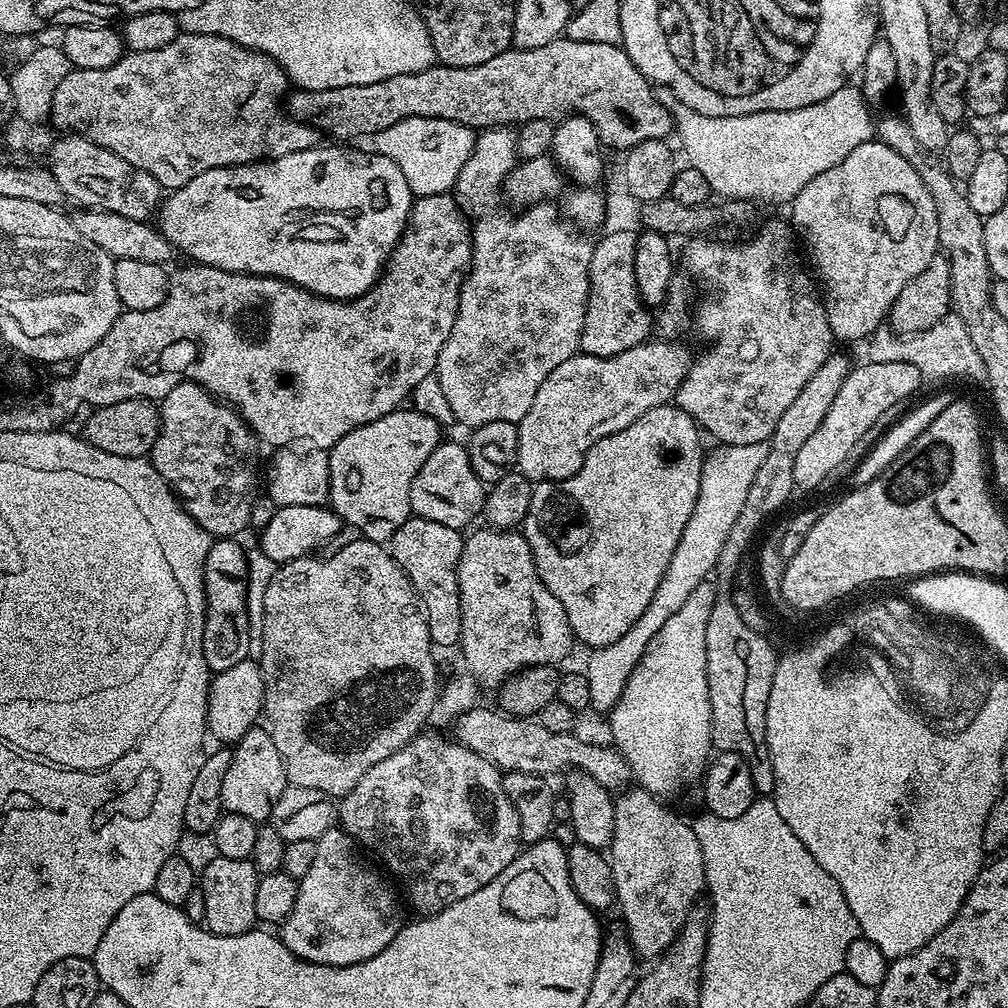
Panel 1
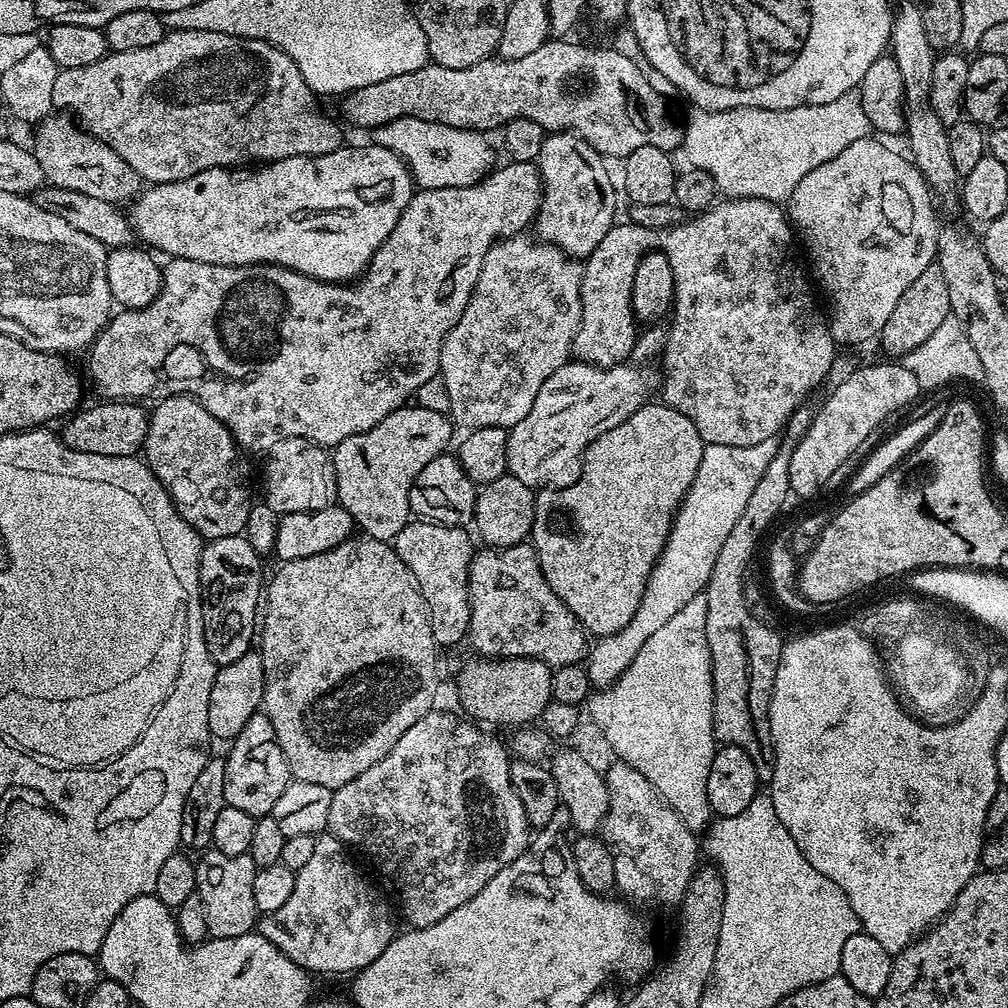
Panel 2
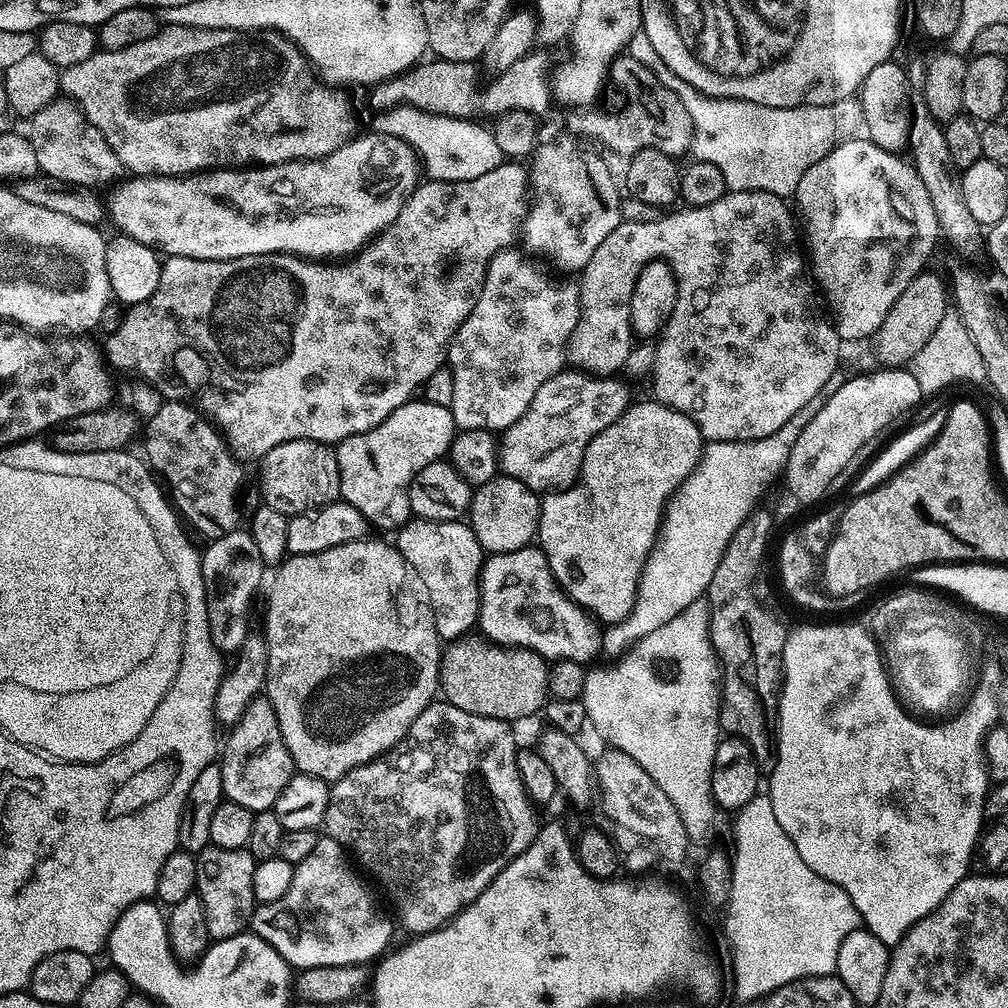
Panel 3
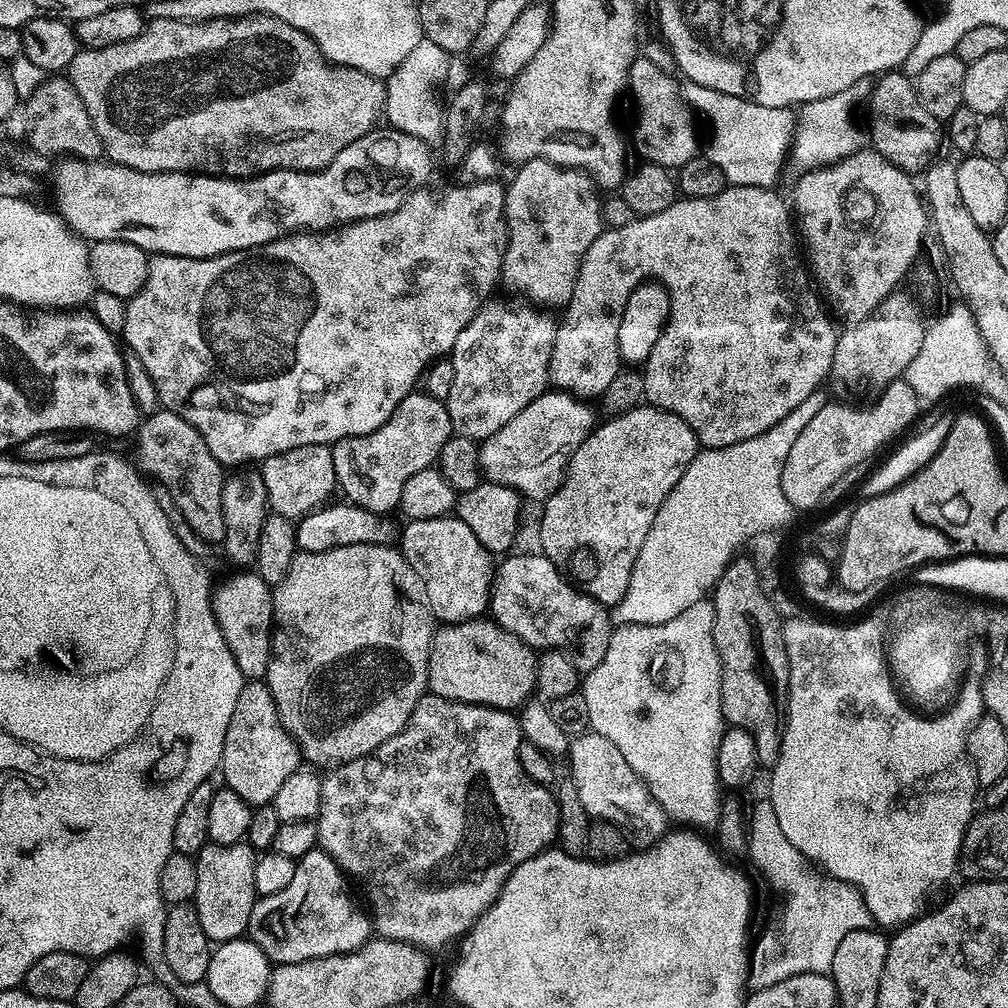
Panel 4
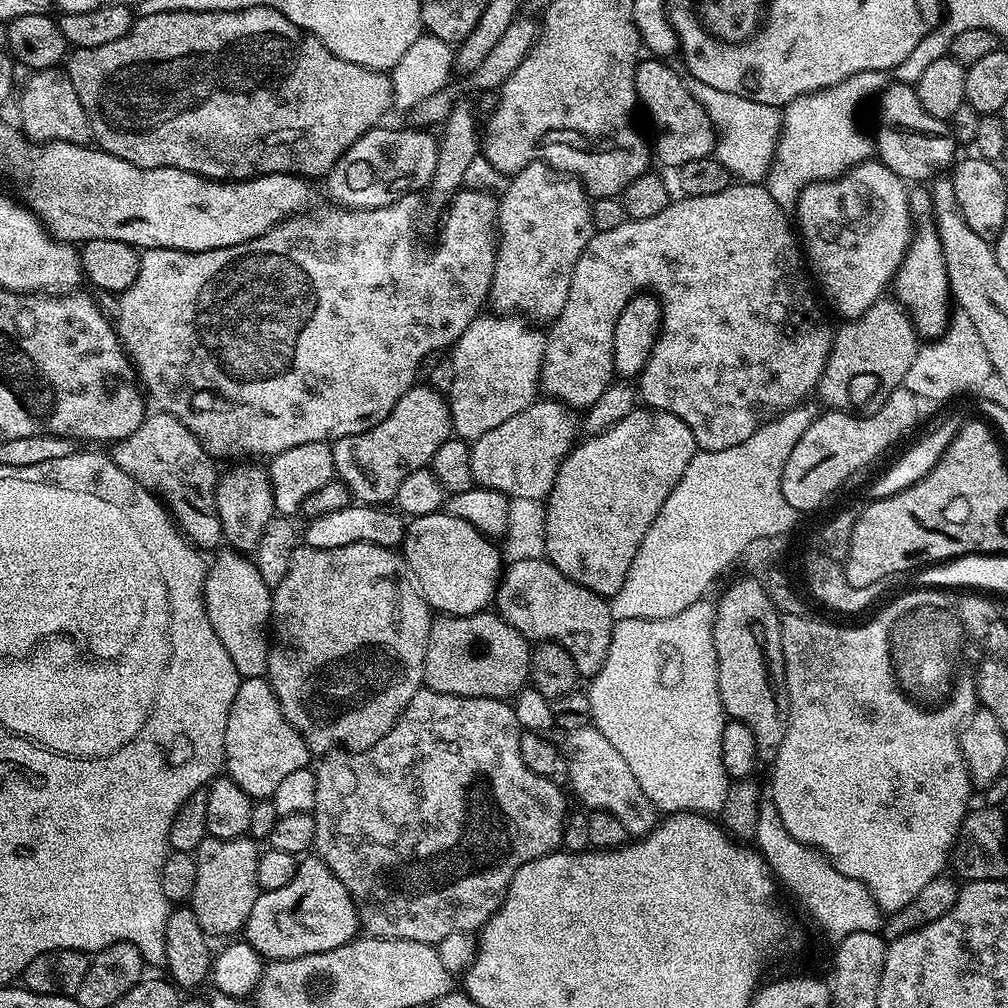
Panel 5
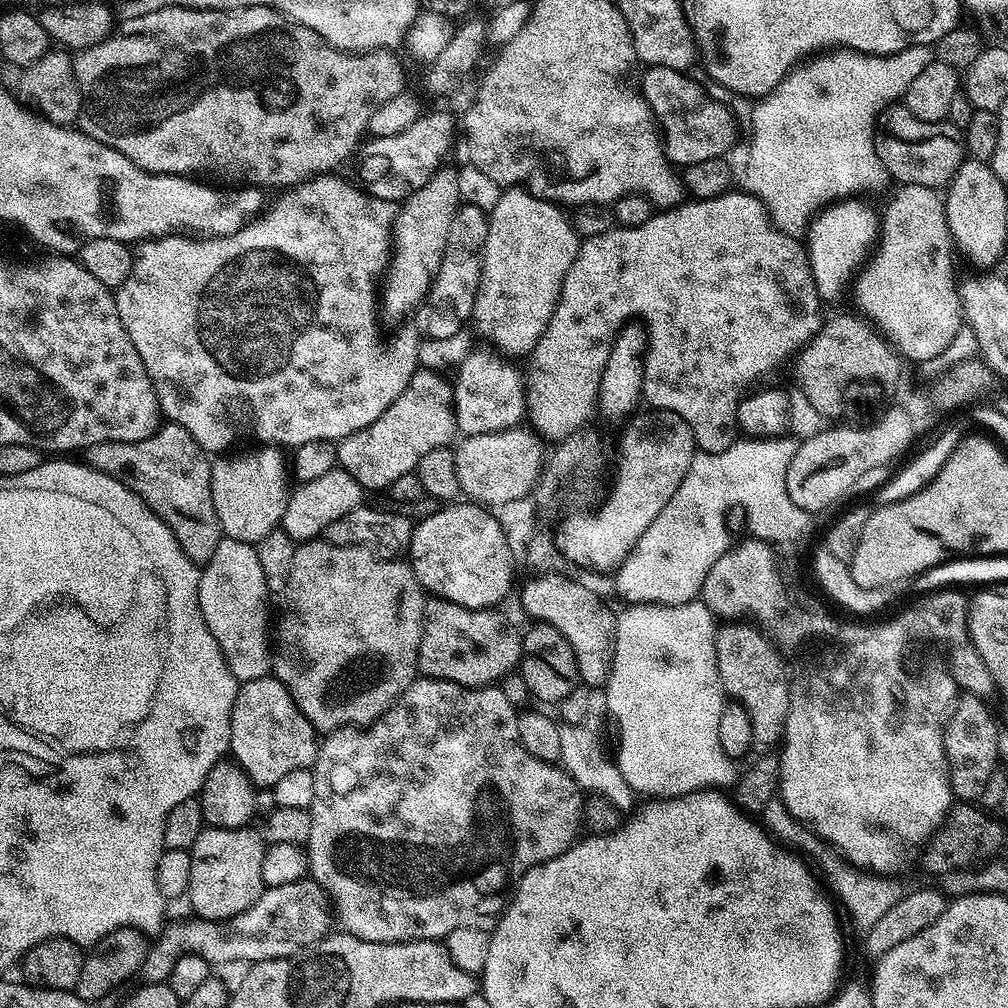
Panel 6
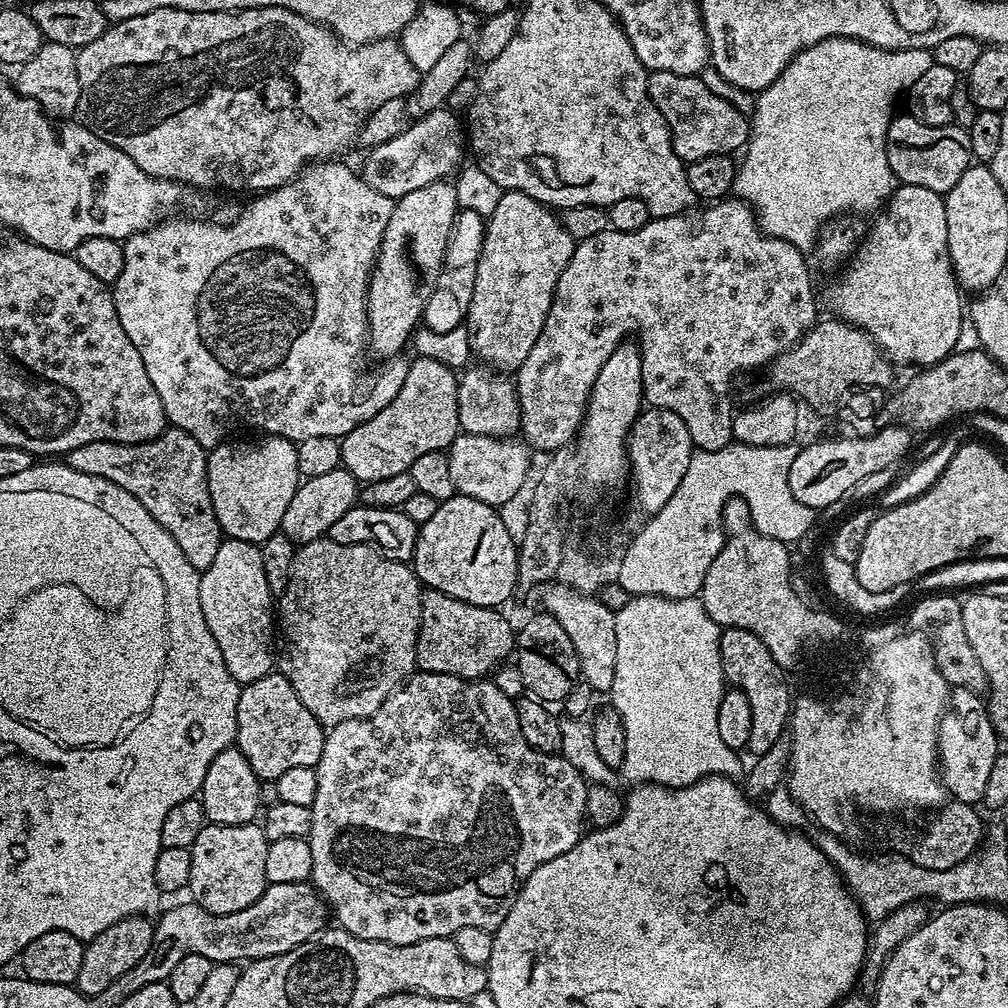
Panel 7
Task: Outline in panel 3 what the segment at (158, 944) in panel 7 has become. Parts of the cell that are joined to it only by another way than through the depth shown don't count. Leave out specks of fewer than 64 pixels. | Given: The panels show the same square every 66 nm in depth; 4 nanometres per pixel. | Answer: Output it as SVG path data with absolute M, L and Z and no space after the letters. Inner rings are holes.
M327 834L321 835L318 846L314 846L311 854L295 865L294 882L290 882L290 890L286 890L286 894L282 894L278 902L261 904L252 913L251 931L270 942L270 946L274 946L274 950L278 950L285 962L296 970L351 964L364 966L369 963L367 960L375 961L383 957L390 948L388 943L392 940L393 921L388 921L376 909L367 886L351 872L351 863L353 864L353 861L349 853L337 840Z

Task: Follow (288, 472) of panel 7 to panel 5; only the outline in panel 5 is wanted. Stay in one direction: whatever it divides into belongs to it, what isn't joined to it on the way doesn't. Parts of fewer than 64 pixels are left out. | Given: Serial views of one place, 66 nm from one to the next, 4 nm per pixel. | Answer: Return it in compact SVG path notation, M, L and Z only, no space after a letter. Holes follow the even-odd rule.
M233 463L233 468L216 481L216 505L224 535L223 543L229 549L245 554L255 553L258 538L262 538L262 530L266 530L266 522L270 522L274 514L271 478L263 467L260 469L256 464L259 463Z

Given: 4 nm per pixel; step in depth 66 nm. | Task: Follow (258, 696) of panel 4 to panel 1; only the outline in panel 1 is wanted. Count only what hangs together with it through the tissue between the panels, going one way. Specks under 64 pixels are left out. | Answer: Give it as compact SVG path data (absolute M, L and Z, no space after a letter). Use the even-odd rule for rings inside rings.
M257 726L250 729L232 748L230 770L226 770L226 778L222 781L220 801L224 812L242 814L242 818L257 822L267 821L274 810L274 802L282 798L287 787L288 775L284 769L282 754L278 754L278 746L274 746L274 738L267 727Z

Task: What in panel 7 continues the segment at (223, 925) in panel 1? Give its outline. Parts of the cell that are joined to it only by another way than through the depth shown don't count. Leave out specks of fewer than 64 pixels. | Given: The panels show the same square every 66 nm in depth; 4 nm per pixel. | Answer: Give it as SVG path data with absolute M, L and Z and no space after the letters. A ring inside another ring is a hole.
M256 822L234 826L205 823L191 846L190 882L187 886L187 891L192 892L191 899L201 908L219 916L246 910L246 906L258 902L269 885L266 878L266 850L269 843L263 827Z

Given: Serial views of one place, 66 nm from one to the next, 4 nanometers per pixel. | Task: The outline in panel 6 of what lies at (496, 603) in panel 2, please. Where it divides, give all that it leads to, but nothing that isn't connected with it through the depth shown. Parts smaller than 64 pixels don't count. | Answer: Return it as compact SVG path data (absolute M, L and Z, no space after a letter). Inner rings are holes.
M559 571L533 575L533 580L524 584L520 592L520 604L533 621L553 624L574 645L576 659L581 665L596 664L596 676L600 682L607 681L612 668L612 646L616 643L616 612L604 605L604 600L596 592L591 592L584 584L560 576Z

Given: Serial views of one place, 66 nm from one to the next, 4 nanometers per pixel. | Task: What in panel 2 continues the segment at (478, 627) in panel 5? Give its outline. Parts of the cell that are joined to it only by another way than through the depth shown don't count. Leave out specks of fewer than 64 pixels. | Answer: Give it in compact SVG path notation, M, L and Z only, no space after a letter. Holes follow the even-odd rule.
M506 656L468 660L456 676L460 704L473 721L492 724L528 726L539 721L542 710L552 701L553 669L534 656Z

